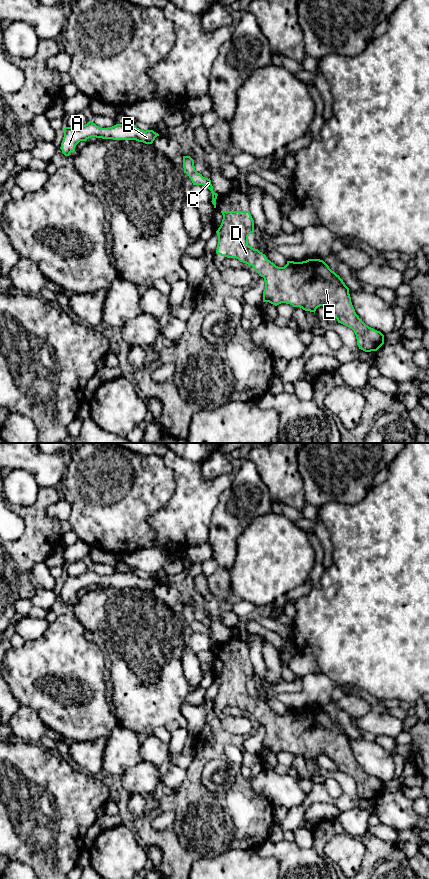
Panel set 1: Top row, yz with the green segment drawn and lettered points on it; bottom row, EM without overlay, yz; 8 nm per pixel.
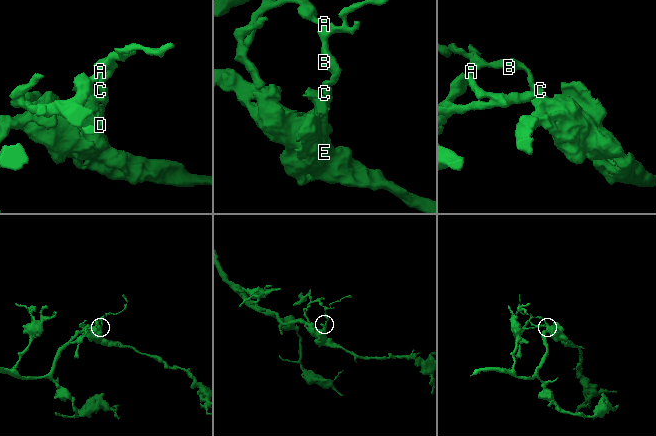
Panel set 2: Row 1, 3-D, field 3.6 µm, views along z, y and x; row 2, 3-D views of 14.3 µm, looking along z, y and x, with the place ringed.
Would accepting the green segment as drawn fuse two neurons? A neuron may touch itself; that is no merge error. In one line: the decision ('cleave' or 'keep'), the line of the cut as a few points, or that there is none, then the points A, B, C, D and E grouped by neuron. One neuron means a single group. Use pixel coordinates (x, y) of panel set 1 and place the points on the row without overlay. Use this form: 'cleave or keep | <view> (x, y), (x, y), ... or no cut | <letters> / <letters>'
cleave | yz (212, 646), (215, 647) | A B C / D E

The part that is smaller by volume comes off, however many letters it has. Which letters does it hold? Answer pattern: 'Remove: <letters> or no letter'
Remove: A, B, C

